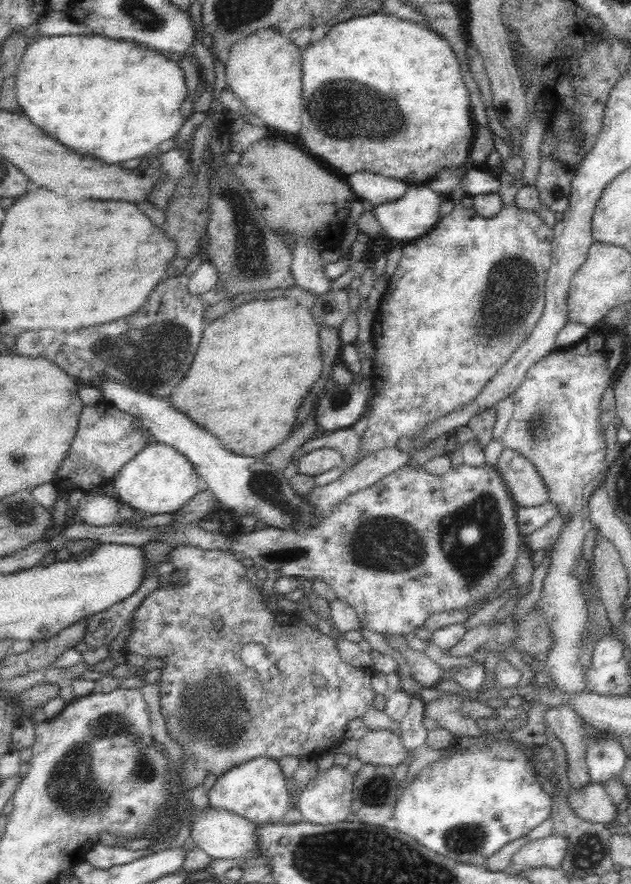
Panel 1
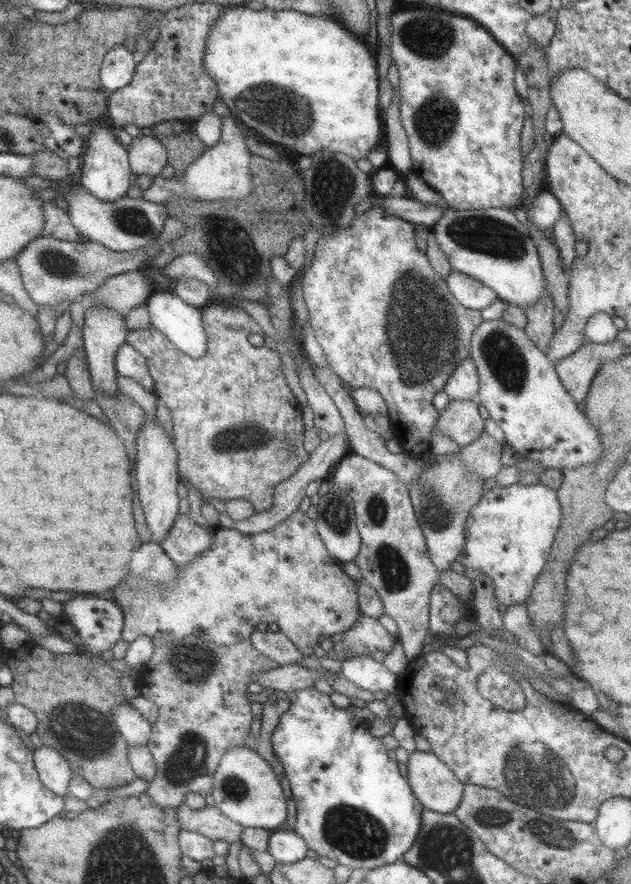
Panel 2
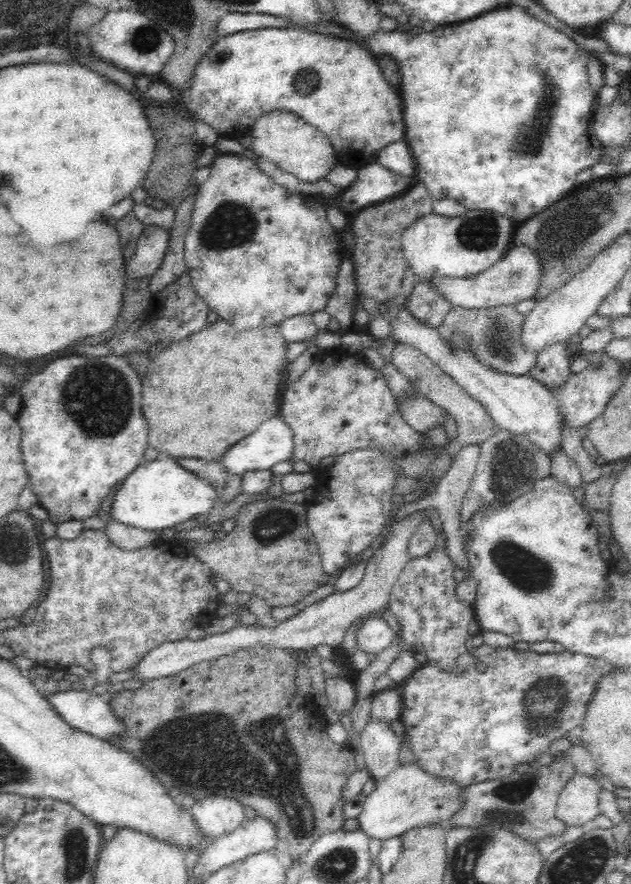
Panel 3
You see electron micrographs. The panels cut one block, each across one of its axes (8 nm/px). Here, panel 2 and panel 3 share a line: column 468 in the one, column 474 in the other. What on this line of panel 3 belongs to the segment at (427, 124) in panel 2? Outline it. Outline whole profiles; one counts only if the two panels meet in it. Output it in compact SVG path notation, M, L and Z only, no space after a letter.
M511 5L498 7L461 23L437 27L430 32L414 30L412 32L383 32L378 29L373 37L367 40L371 52L381 52L397 62L401 85L399 92L402 97L402 114L405 124L405 141L414 155L416 176L424 183L434 199L452 198L461 202L467 210L492 210L506 215L513 221L521 223L533 217L538 211L553 205L557 200L571 194L579 187L576 174L596 164L604 147L593 129L592 100L594 94L588 83L589 55L570 36L544 22L528 15L520 6Z

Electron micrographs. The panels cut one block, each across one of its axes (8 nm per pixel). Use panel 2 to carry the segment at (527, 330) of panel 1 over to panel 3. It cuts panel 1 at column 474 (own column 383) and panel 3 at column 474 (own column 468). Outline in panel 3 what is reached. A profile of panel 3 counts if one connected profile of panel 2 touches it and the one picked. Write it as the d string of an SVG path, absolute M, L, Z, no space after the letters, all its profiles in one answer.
M514 306L498 308L466 309L453 308L444 319L442 328L462 331L472 339L473 357L484 365L506 374L528 375L536 364L536 353L526 351L521 344L522 322L524 315L518 314Z

